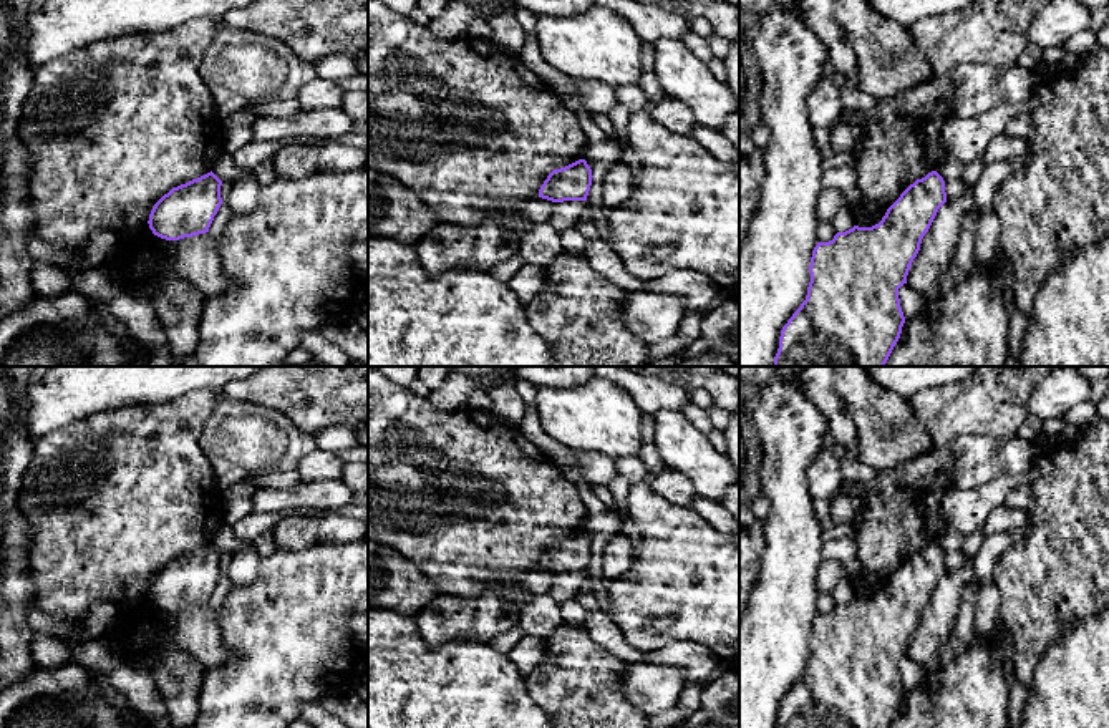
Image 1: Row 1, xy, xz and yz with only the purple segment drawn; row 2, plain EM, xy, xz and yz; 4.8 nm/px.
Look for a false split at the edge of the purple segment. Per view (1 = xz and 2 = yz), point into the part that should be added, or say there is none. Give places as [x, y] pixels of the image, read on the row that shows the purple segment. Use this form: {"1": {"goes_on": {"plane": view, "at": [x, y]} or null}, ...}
{"1": {"goes_on": null}, "2": {"goes_on": null}}

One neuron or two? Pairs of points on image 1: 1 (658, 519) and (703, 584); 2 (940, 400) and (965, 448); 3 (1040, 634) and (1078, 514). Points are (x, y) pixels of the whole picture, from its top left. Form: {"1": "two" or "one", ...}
{"1": "one", "2": "two", "3": "one"}

